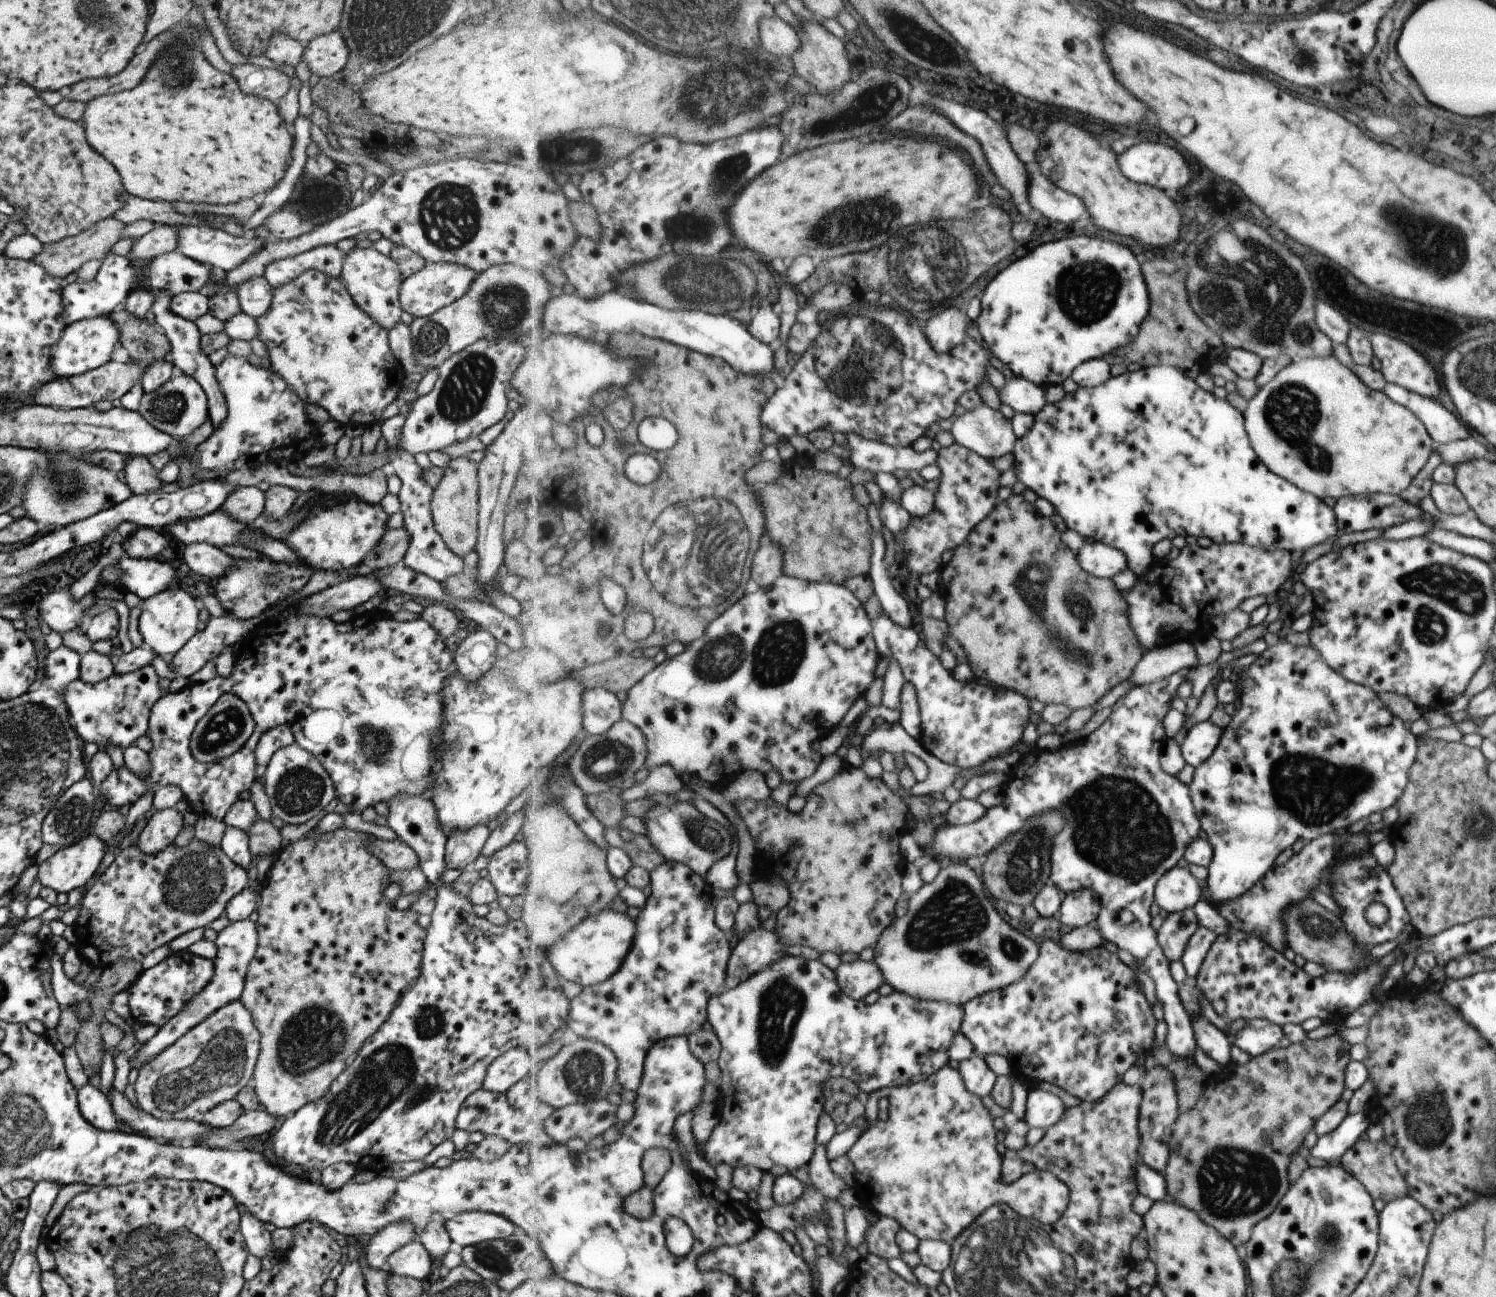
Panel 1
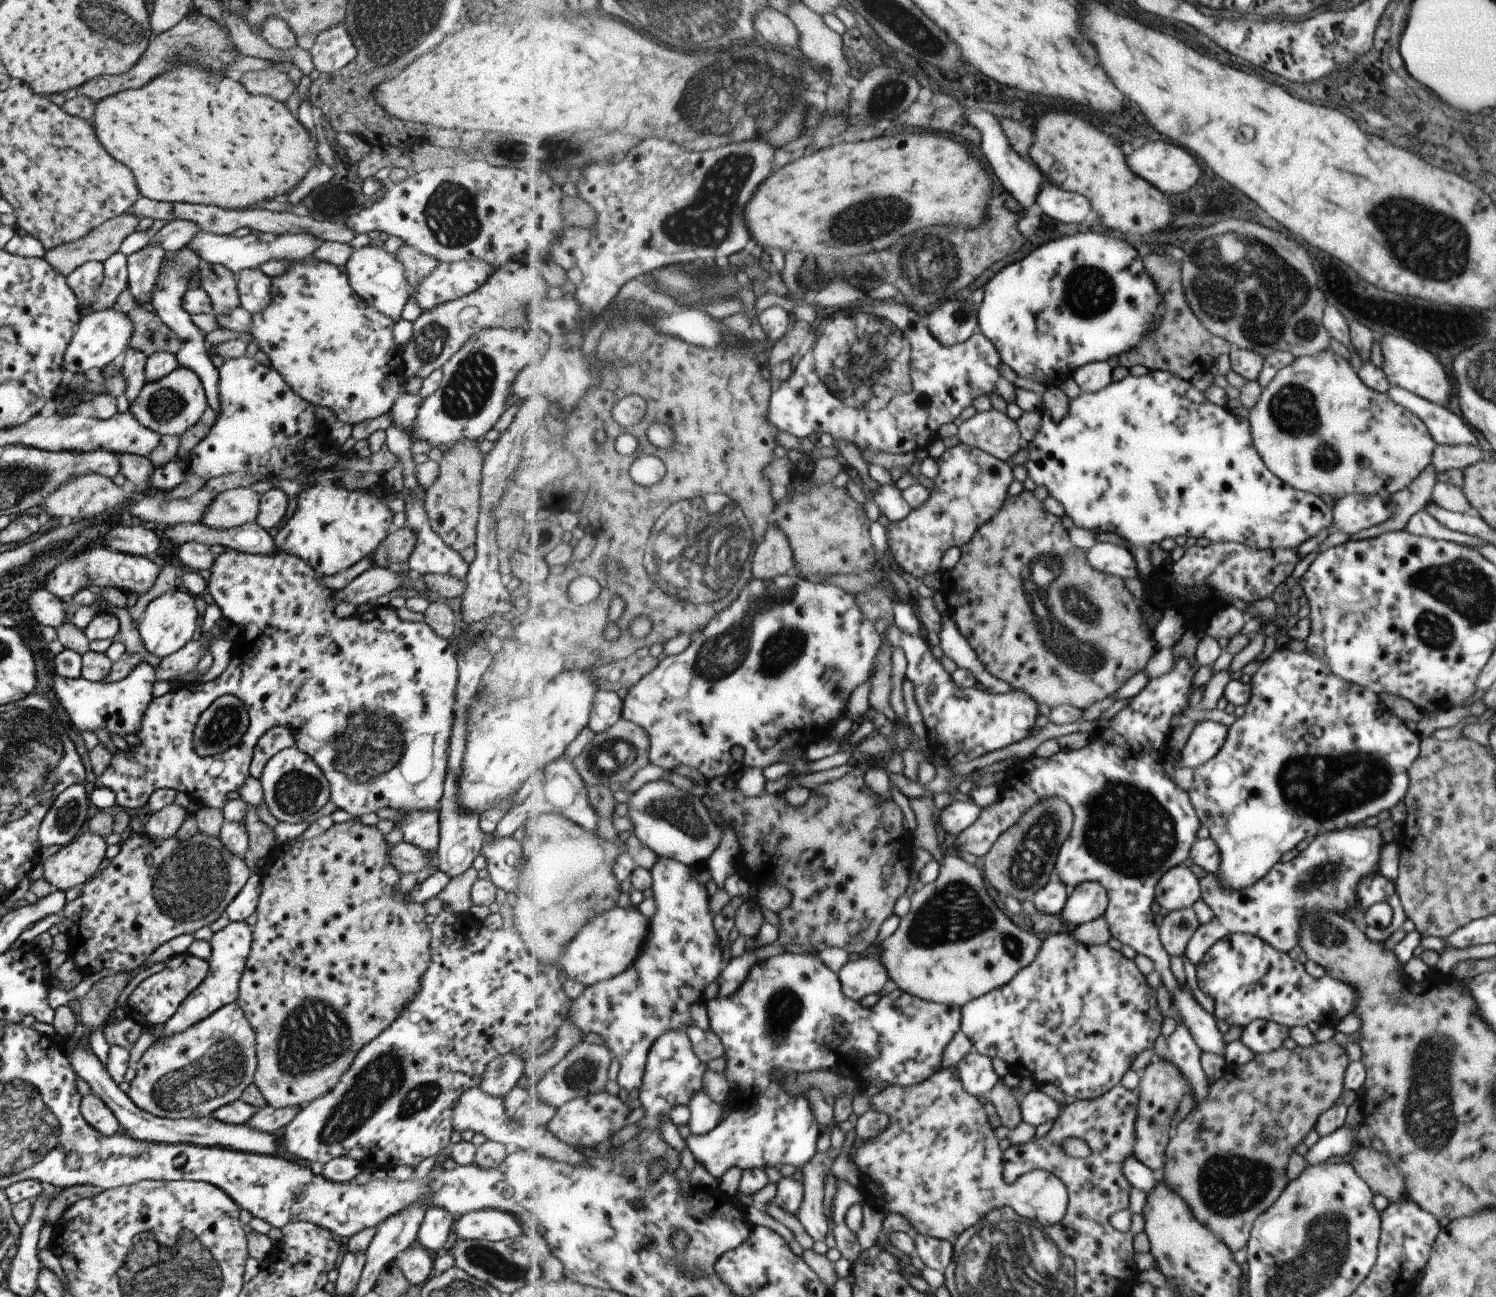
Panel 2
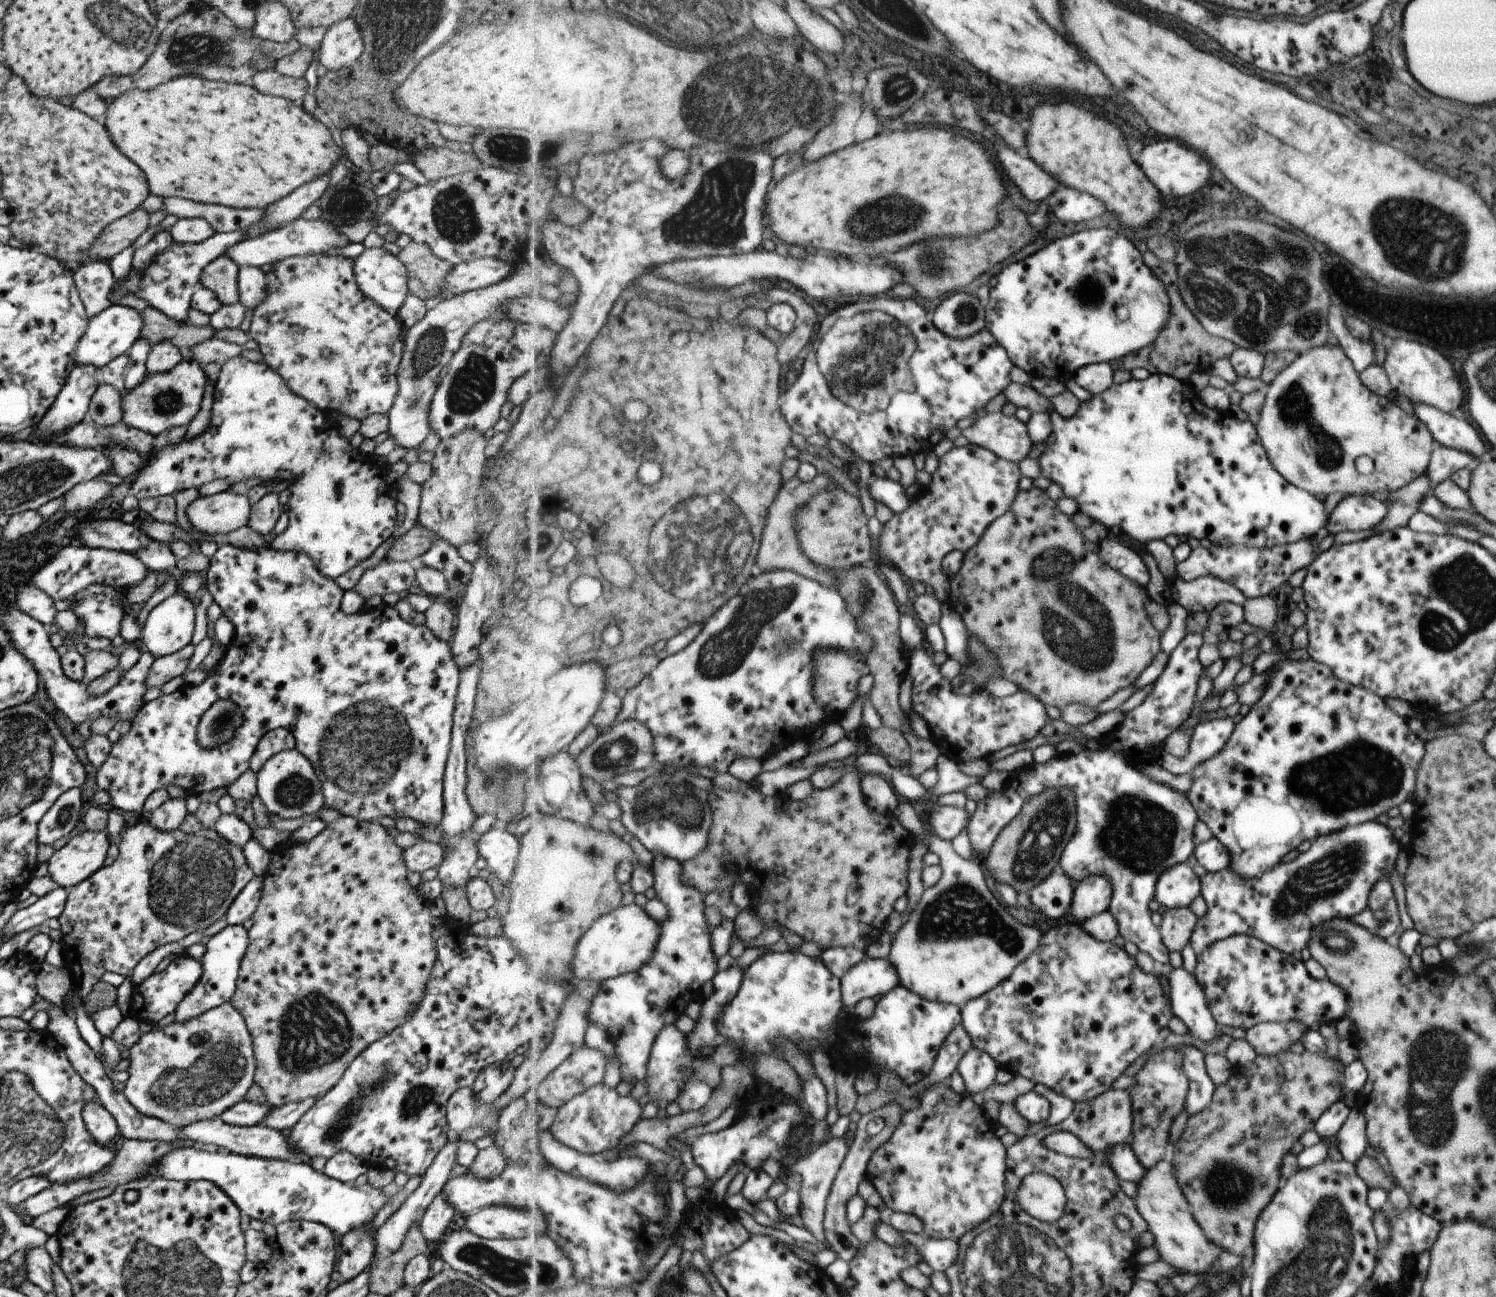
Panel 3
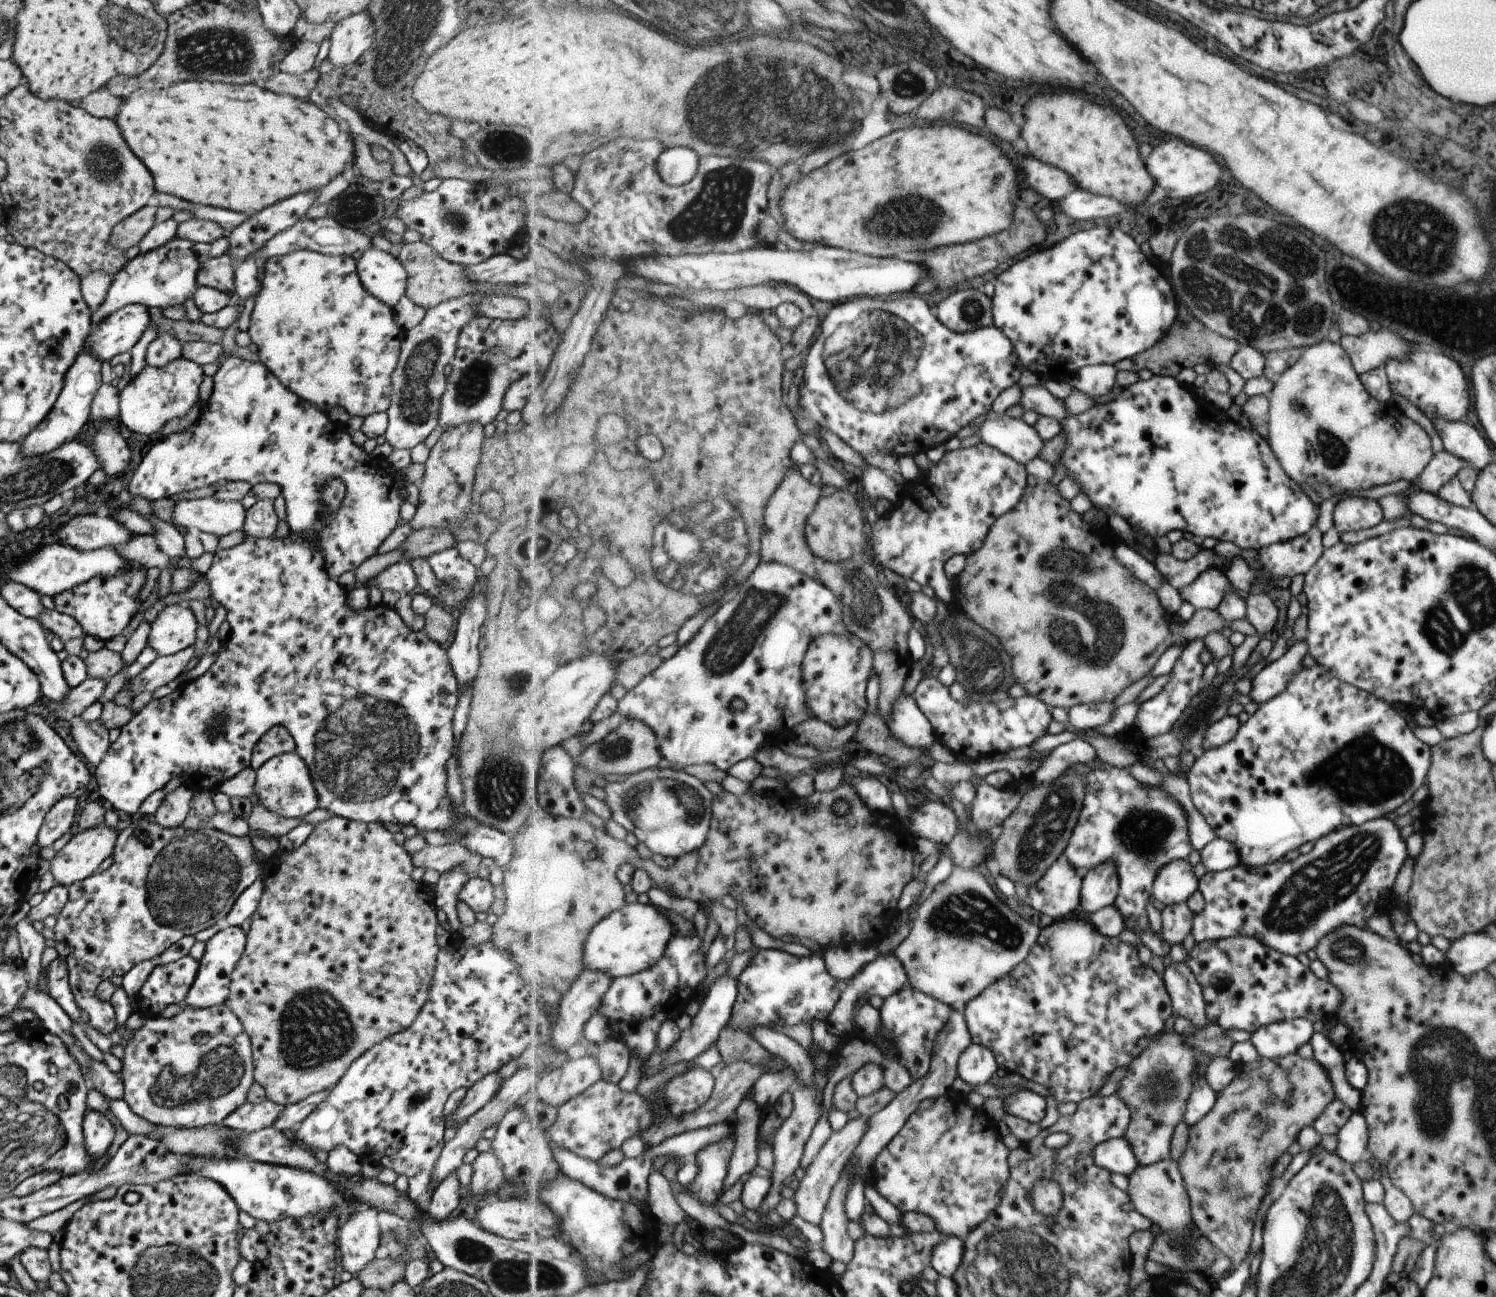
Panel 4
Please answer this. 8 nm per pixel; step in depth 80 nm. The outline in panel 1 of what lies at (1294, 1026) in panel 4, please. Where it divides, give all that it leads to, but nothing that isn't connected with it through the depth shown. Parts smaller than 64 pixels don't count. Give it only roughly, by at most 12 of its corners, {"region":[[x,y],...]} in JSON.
{"region":[[1251,1019],[1231,1044],[1260,1056],[1281,1040],[1281,1026]]}

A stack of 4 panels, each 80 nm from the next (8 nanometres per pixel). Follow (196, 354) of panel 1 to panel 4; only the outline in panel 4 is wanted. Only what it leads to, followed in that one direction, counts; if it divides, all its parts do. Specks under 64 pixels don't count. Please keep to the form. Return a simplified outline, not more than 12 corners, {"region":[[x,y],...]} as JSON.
{"region":[[173,237],[137,254],[114,275],[90,330],[129,304],[183,307],[207,258],[209,243]]}

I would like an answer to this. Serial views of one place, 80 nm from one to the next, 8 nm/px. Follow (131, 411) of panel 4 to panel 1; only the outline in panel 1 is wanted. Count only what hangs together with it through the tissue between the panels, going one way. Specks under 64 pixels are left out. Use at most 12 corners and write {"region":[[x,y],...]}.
{"region":[[175,372],[143,394],[136,412],[182,439],[207,418],[206,397]]}

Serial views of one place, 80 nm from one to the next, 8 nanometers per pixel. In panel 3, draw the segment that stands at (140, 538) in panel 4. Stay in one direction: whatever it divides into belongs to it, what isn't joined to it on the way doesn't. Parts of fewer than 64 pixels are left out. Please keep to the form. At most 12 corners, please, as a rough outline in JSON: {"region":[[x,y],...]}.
{"region":[[149,540],[133,556],[149,571],[181,576],[167,544]]}

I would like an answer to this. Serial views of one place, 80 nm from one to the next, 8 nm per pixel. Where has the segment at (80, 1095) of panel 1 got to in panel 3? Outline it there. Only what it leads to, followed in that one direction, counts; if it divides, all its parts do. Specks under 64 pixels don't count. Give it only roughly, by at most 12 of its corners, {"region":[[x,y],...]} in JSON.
{"region":[[84,1102],[81,1117],[93,1143],[120,1139],[115,1120],[96,1102]]}

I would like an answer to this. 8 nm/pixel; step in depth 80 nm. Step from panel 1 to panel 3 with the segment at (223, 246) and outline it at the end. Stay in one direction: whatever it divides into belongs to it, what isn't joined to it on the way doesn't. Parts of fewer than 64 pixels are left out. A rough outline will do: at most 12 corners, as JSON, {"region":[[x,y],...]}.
{"region":[[331,222],[290,224],[227,248],[237,269],[293,256],[334,255],[347,240]]}

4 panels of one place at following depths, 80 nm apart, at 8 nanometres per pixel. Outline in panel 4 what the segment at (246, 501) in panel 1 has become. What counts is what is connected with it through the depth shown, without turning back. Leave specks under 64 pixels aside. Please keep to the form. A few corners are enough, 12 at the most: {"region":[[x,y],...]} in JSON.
{"region":[[174,502],[170,524],[219,538],[242,530],[240,502]]}

